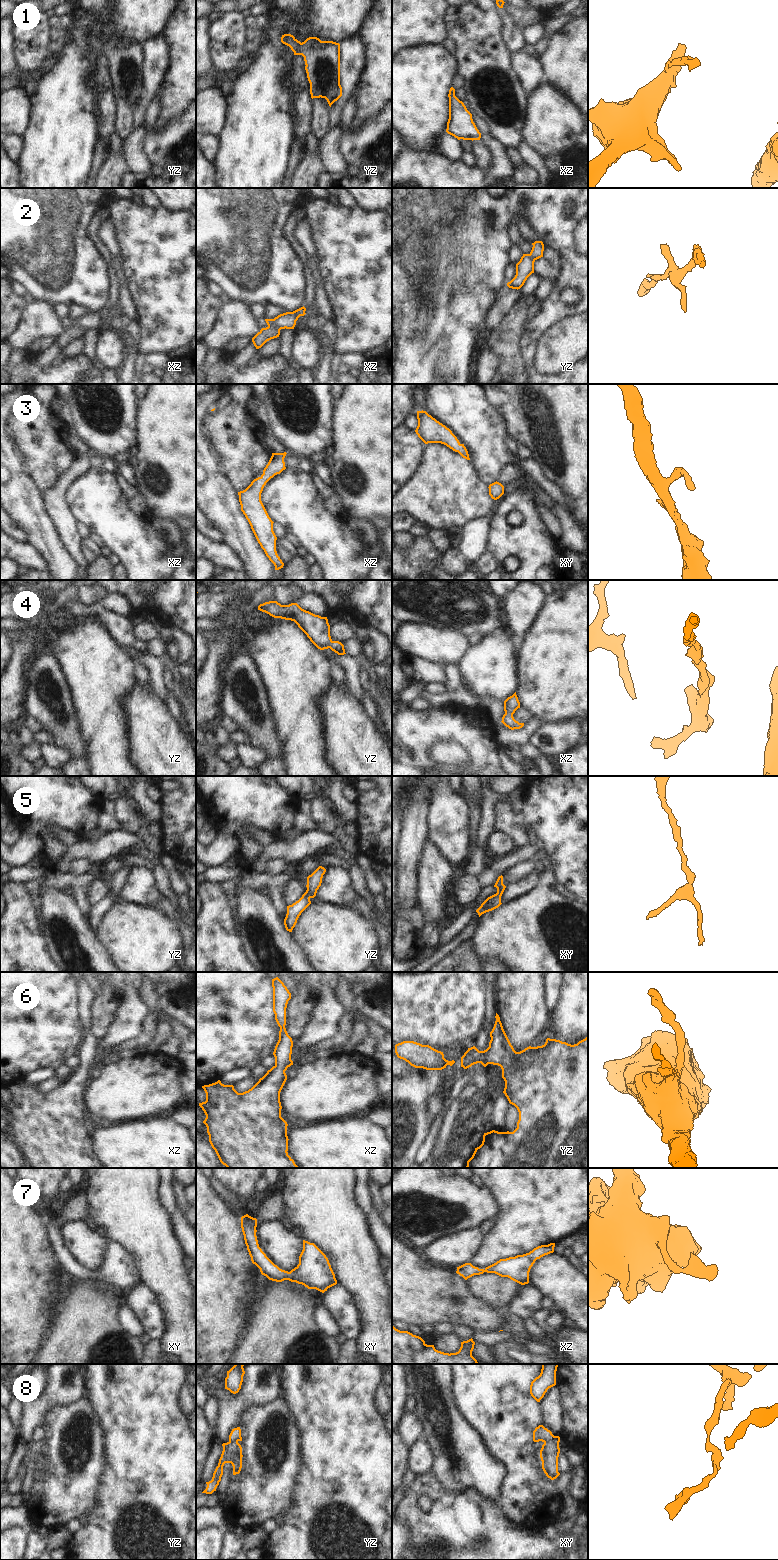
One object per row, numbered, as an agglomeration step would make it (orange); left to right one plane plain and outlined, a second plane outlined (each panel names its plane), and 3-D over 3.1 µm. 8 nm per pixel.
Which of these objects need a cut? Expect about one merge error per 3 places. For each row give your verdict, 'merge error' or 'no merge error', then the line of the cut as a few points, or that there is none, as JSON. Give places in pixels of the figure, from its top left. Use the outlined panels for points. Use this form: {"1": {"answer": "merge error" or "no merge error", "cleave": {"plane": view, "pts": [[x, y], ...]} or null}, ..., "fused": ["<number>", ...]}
{"1": {"answer": "no merge error", "cleave": null}, "2": {"answer": "merge error", "cleave": {"plane": "xz", "pts": [[268, 325], [273, 325], [279, 331]]}}, "3": {"answer": "no merge error", "cleave": null}, "4": {"answer": "no merge error", "cleave": null}, "5": {"answer": "no merge error", "cleave": null}, "6": {"answer": "no merge error", "cleave": null}, "7": {"answer": "no merge error", "cleave": null}, "8": {"answer": "merge error", "cleave": {"plane": "xy", "pts": [[555, 1436], [544, 1442]]}}, "fused": ["2", "8"]}

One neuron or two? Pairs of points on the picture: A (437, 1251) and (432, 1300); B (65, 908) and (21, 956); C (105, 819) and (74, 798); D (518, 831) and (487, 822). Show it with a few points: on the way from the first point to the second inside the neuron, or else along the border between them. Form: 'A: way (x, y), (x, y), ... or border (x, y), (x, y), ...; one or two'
A: border (426, 1258), (435, 1265); two
B: border (39, 916), (42, 935), (51, 956); two
C: border (100, 811), (98, 823), (95, 827); two
D: border (496, 801), (494, 807), (495, 830); two

